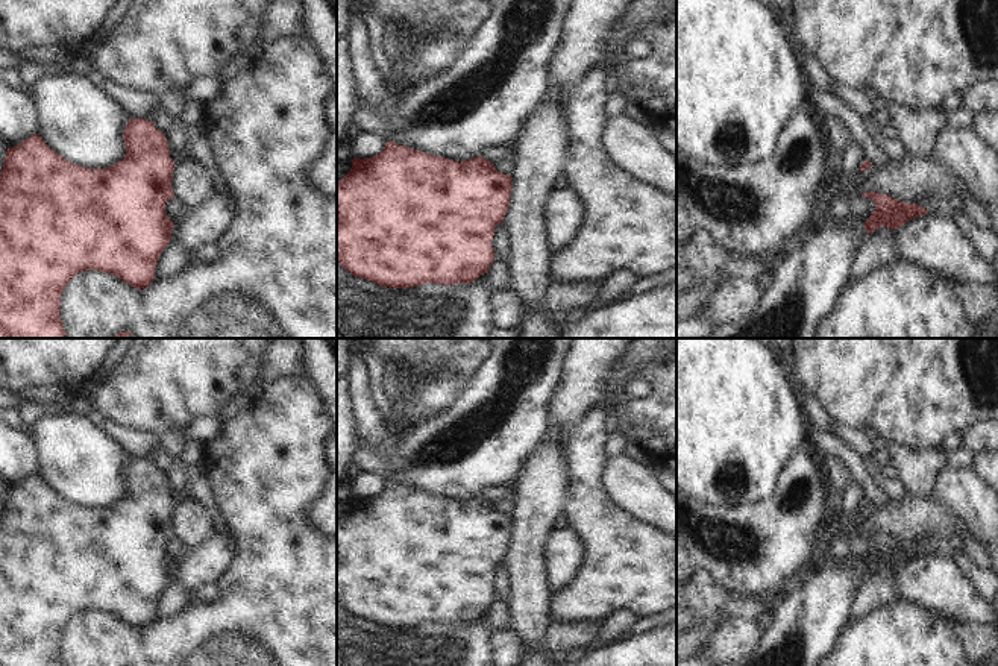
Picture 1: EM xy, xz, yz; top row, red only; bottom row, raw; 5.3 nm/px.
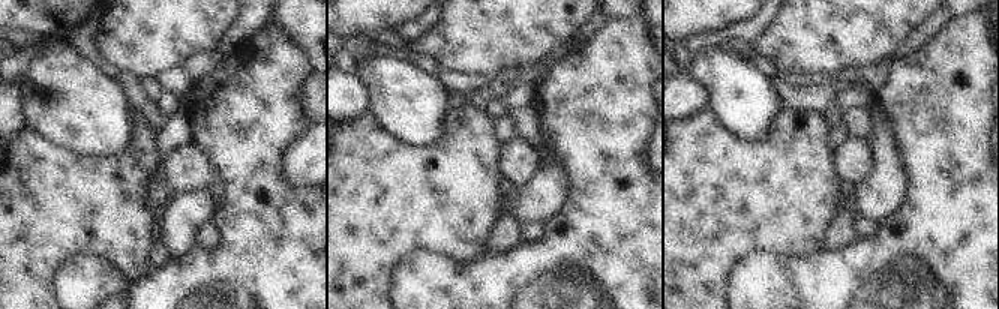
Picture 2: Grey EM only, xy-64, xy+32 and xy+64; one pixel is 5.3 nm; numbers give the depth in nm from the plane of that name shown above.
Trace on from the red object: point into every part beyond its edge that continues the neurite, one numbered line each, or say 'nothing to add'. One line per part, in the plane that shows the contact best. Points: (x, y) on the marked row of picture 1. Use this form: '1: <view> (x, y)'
nothing to add

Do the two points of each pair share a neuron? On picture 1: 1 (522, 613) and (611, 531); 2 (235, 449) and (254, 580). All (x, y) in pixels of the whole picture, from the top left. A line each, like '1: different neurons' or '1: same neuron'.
1: different neurons
2: same neuron

